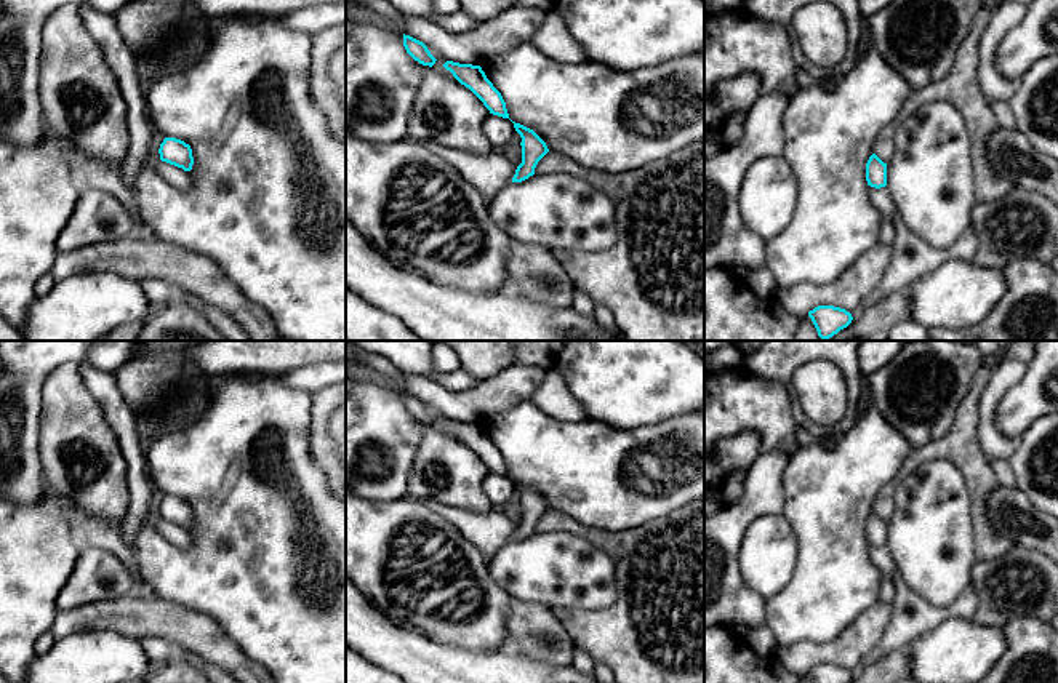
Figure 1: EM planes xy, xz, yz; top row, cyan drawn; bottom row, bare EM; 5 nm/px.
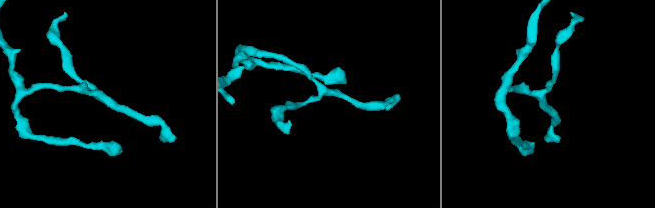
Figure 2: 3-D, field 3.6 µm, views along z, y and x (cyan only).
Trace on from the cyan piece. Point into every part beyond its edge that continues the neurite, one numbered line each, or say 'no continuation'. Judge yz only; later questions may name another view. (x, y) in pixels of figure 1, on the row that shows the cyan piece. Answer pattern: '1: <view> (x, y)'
no continuation

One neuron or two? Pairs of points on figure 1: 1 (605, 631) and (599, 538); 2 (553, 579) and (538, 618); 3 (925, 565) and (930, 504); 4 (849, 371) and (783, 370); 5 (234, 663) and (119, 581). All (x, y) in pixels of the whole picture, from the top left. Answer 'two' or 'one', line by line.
1: one
2: two
3: one
4: one
5: two

